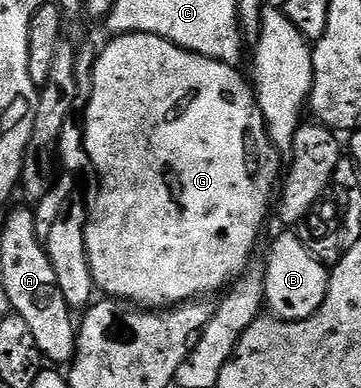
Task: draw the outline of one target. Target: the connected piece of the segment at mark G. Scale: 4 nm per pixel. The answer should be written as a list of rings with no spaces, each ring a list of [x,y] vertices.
[[[150,33],[117,34],[104,48],[99,48],[92,70],[92,94],[87,96],[88,108],[82,112],[82,118],[88,162],[91,170],[96,170],[100,178],[100,192],[96,195],[96,204],[91,204],[86,225],[86,249],[94,281],[105,296],[145,309],[163,309],[208,297],[211,291],[223,292],[247,272],[253,258],[252,250],[260,239],[260,230],[264,222],[270,219],[278,195],[278,176],[281,171],[280,163],[276,160],[278,152],[268,135],[268,126],[264,123],[264,114],[253,84],[249,80],[247,83],[236,70],[231,63],[187,51]]]

